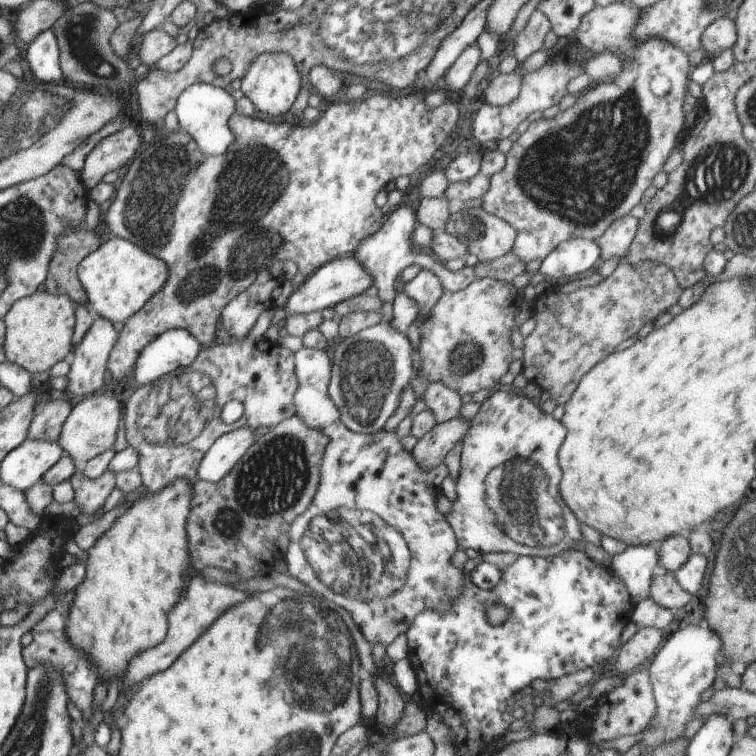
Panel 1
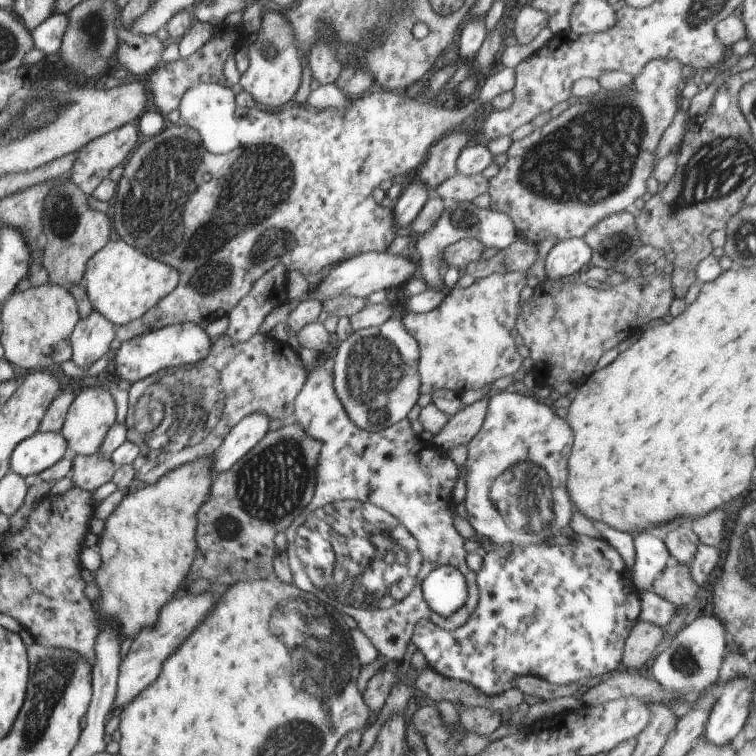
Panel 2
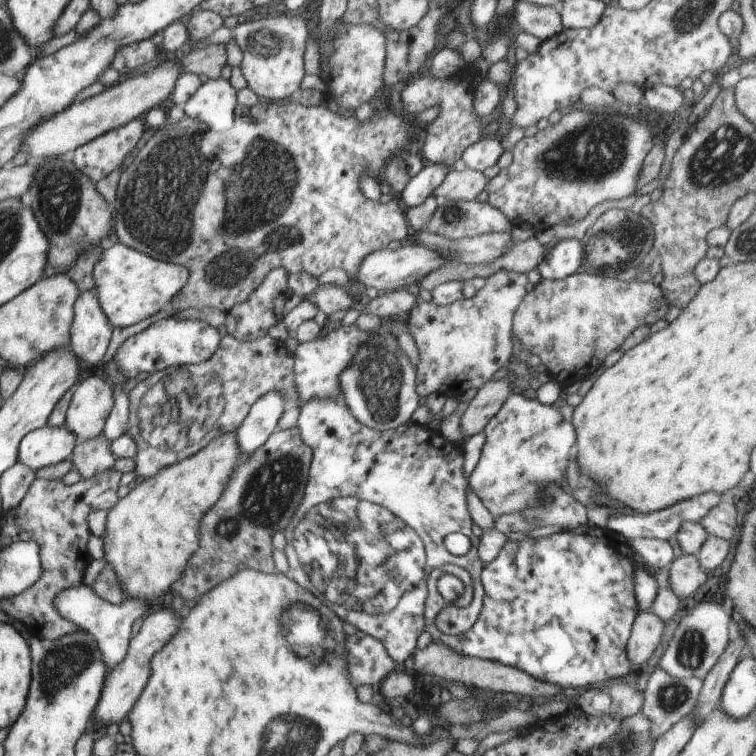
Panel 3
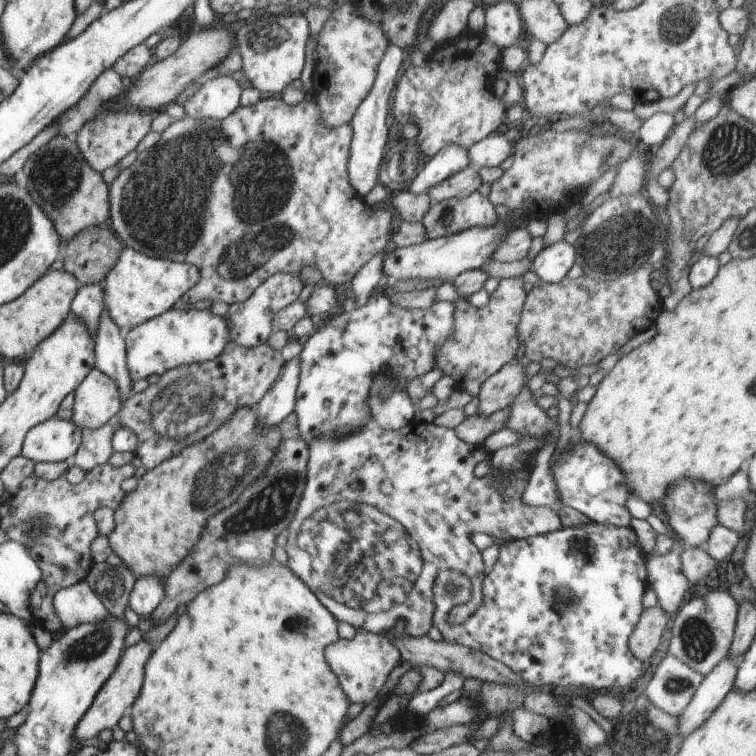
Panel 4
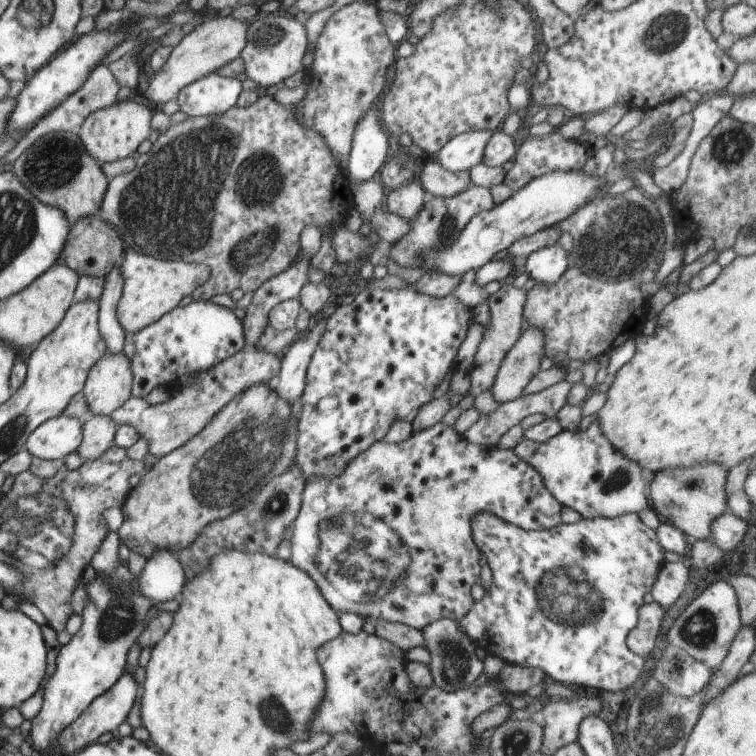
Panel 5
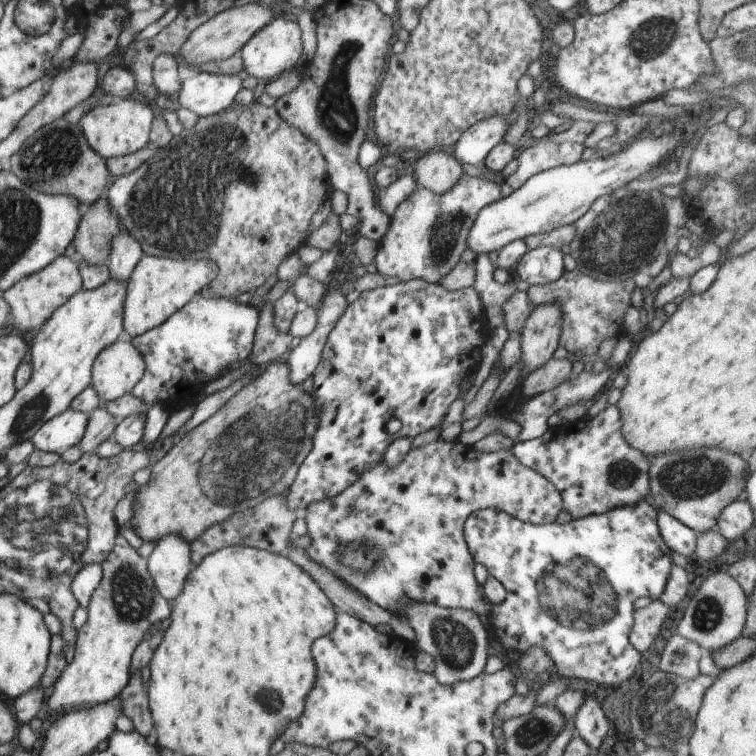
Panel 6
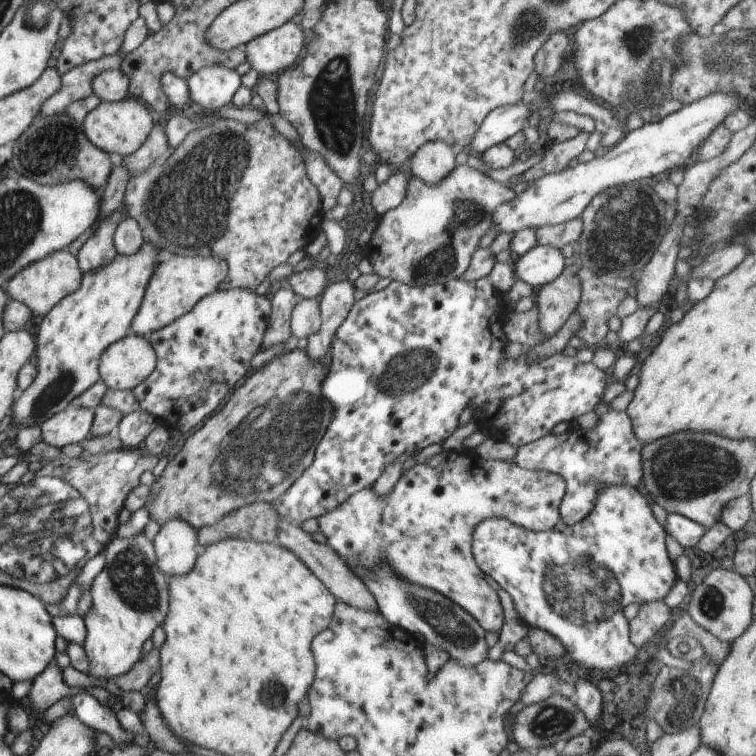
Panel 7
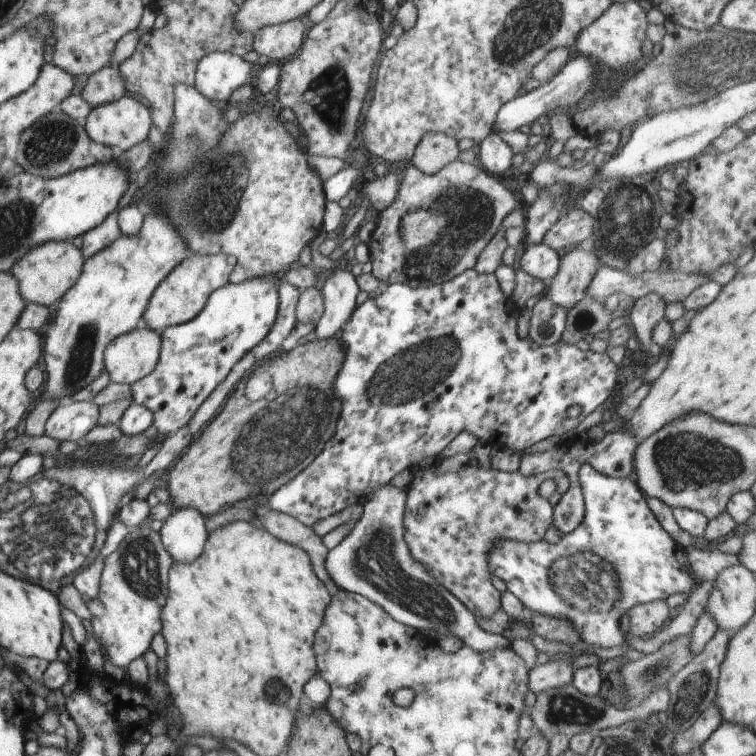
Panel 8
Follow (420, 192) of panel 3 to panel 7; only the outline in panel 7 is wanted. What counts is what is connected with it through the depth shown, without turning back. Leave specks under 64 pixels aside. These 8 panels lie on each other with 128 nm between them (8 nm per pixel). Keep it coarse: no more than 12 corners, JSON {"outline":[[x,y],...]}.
{"outline":[[528,104],[495,108],[471,141],[479,156],[528,125]]}

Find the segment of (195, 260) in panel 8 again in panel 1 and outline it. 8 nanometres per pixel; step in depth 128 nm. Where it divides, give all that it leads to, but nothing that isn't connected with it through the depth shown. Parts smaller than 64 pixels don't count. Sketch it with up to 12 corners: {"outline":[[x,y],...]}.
{"outline":[[110,238],[77,270],[102,319],[126,322],[162,287],[156,254]]}

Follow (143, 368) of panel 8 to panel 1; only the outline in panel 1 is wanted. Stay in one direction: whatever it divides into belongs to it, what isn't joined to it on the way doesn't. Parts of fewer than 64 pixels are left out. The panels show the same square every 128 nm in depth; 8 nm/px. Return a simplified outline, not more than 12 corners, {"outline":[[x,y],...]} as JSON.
{"outline":[[96,392],[73,405],[58,443],[82,468],[113,446],[119,400]]}

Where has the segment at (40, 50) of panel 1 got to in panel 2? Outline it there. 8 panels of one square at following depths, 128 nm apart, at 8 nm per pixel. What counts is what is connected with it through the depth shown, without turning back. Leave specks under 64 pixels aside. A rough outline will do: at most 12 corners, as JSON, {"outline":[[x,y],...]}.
{"outline":[[54,12],[31,32],[35,48],[45,56],[60,50],[69,23]]}

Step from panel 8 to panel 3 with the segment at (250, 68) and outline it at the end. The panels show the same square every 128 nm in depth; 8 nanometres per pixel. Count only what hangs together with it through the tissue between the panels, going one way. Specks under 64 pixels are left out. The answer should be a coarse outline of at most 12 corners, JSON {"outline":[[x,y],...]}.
{"outline":[[208,79],[183,105],[186,116],[222,130],[238,112],[237,90]]}

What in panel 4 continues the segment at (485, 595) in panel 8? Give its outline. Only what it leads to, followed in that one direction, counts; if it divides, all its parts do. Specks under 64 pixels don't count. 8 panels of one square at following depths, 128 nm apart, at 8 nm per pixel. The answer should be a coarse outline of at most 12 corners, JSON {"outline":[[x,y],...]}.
{"outline":[[375,422],[308,445],[287,565],[334,617],[433,625],[473,534],[560,530],[531,469],[454,429]]}

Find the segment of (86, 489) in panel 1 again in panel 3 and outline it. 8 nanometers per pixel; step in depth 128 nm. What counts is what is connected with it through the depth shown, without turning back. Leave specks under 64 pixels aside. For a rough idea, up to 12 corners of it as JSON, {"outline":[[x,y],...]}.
{"outline":[[102,432],[78,442],[70,459],[78,478],[112,469],[117,457]]}

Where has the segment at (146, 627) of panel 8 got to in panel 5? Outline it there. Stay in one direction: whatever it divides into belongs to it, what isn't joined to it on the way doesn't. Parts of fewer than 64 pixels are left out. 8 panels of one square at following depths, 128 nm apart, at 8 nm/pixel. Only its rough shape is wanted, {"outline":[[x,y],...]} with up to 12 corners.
{"outline":[[110,531],[29,740],[45,751],[118,682],[156,610]]}

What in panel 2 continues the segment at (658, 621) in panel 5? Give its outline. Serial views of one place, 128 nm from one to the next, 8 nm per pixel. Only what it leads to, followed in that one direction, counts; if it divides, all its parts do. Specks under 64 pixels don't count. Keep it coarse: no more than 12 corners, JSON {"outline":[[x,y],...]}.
{"outline":[[637,620],[621,667],[639,669],[664,638],[661,626]]}

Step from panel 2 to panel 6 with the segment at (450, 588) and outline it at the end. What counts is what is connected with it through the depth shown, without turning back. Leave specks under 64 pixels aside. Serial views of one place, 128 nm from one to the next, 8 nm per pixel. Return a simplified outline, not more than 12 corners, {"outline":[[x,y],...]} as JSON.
{"outline":[[649,499],[565,524],[496,509],[465,541],[490,633],[561,676],[639,674],[634,601],[671,548]]}

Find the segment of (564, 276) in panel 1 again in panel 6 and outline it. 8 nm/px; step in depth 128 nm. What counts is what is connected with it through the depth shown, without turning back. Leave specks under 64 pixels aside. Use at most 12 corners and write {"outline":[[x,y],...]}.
{"outline":[[560,247],[532,250],[516,274],[530,285],[557,281],[565,273]]}

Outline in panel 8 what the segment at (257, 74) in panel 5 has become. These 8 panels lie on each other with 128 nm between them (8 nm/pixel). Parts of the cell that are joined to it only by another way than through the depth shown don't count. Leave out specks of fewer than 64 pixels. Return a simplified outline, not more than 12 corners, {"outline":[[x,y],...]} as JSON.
{"outline":[[299,18],[253,33],[253,50],[282,64],[300,50]]}

